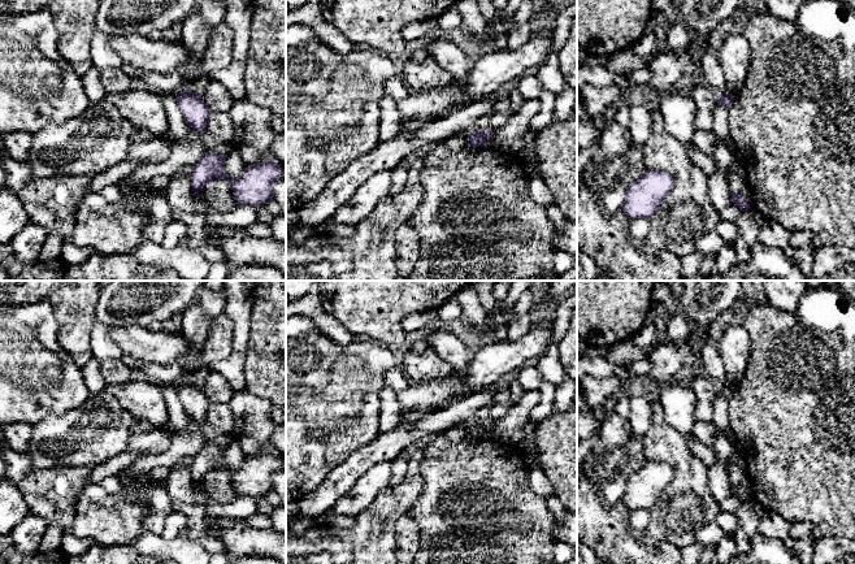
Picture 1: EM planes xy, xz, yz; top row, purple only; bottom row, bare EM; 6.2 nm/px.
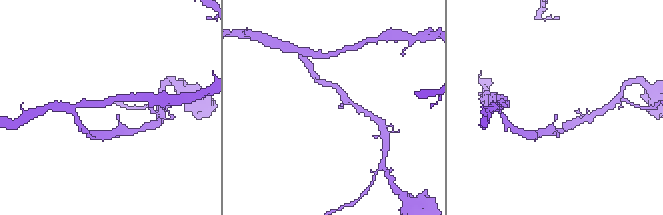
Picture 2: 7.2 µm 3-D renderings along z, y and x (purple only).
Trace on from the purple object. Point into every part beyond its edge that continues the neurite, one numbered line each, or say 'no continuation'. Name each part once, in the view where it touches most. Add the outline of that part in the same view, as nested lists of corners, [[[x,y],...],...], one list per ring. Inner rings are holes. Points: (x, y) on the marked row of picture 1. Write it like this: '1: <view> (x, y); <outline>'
no continuation

